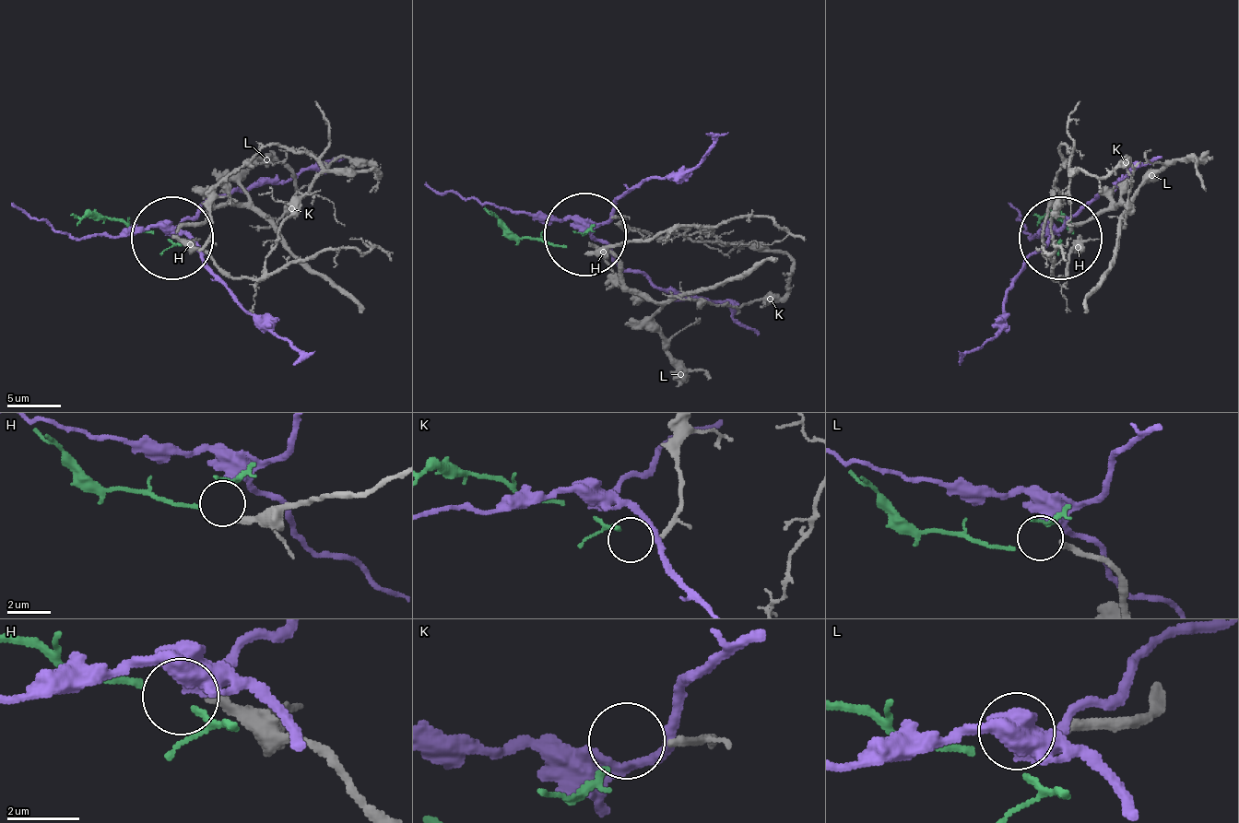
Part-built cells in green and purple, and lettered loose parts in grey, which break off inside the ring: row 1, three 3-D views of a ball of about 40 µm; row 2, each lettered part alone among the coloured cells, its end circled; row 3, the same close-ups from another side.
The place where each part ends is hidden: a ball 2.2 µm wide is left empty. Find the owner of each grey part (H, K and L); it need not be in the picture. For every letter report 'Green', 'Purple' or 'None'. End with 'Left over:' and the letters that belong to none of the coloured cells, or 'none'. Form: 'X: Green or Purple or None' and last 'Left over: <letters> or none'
H: None
K: Green
L: None
Left over: H, L

